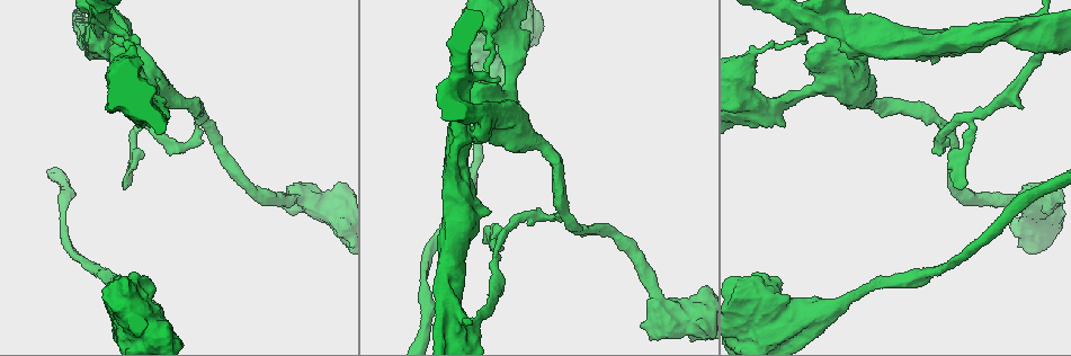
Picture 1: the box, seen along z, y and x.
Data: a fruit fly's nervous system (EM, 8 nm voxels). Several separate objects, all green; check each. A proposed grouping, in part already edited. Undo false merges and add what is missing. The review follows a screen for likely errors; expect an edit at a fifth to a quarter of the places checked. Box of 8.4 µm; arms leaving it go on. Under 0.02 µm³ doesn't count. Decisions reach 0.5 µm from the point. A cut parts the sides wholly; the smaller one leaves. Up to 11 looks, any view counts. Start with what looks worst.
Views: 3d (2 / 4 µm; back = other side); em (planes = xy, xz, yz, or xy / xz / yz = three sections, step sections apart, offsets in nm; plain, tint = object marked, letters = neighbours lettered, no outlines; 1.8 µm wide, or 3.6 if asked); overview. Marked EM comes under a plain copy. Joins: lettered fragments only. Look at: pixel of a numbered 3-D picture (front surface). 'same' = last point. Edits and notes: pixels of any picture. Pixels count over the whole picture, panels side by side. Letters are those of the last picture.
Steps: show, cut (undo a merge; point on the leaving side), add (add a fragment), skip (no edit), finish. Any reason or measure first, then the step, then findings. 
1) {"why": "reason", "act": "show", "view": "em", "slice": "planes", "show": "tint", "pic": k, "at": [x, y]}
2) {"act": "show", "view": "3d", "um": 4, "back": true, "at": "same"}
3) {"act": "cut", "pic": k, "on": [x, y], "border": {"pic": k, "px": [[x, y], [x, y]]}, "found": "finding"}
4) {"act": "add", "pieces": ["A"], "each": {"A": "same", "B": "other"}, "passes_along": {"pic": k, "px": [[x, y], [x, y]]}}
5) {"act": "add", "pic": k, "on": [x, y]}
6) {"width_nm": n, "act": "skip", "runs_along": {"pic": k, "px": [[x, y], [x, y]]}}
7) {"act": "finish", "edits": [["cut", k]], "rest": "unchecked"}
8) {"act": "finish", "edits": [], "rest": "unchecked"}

{"why": "abrupt turn", "act": "show", "view": "3d", "um": 2, "pic": 1, "at": [827, 85]}

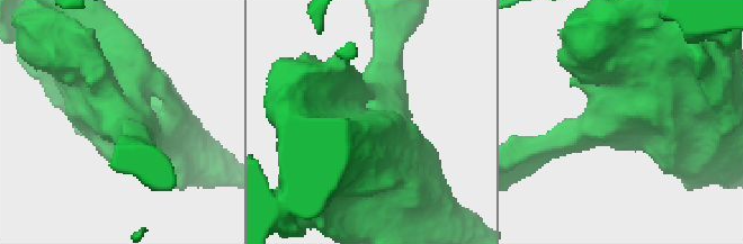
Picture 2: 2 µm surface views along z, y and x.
{"act": "show", "view": "em", "slice": "xz", "step": 4, "show": "tint", "pic": 2, "at": [121, 118]}

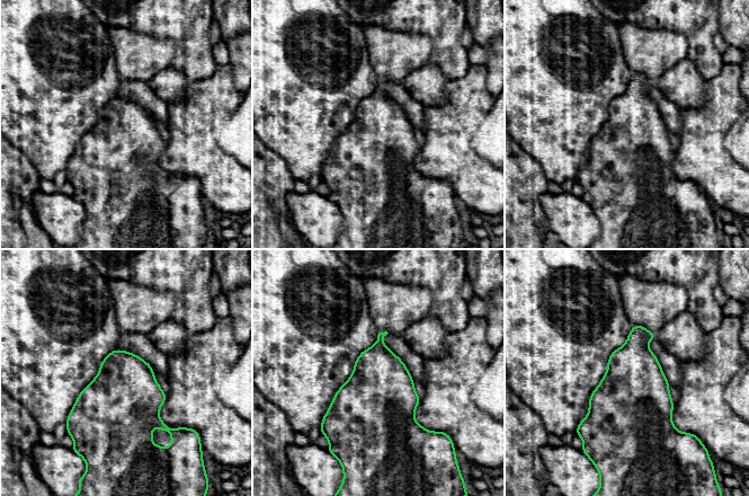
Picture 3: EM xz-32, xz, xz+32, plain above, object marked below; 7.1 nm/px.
{"why": "another direction", "act": "show", "view": "em", "slice": "planes", "show": "letters", "at": "same"}

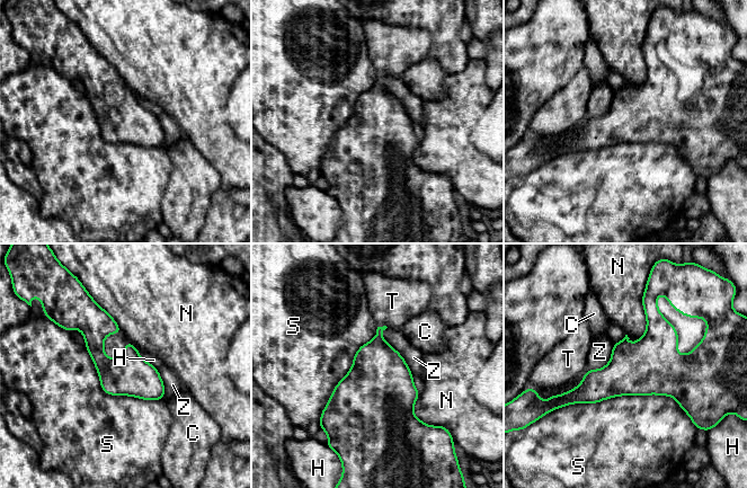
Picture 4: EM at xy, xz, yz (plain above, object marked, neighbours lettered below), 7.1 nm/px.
{"width_nm": 300, "act": "skip", "each": {"C": "other", "H": "other", "N": "other", "S": "other", "T": "other", "Z": "other"}, "found": "one cell here"}

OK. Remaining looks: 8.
{"why": "abrupt turn", "act": "show", "view": "em", "um": 3.6, "slice": "xz", "step": 8, "show": "letters", "pic": 1, "at": [761, 308]}

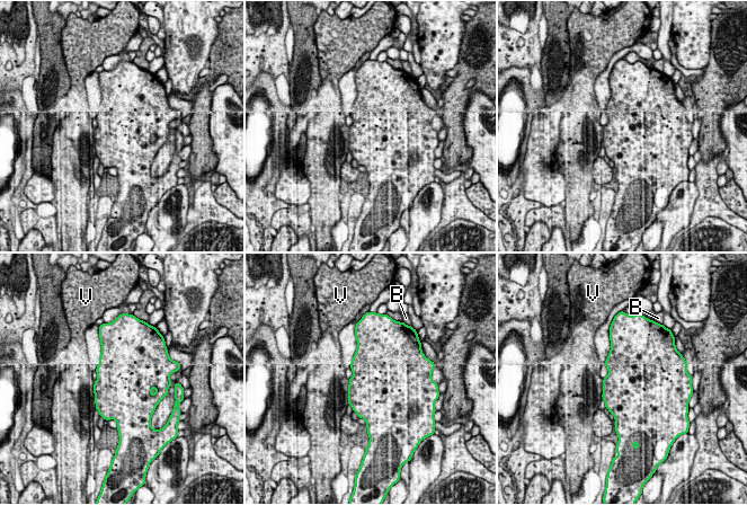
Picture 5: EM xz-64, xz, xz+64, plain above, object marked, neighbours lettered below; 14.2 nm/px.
{"longest_contact_nm": ["V", 400], "act": "skip", "each": {"B": "other", "V": "other"}, "border": {"pic": 5, "px": [[94, 381], [96, 408]]}, "found": "continuous, no second cell"}

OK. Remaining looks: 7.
{"why": "sharp bend", "act": "show", "view": "em", "slice": "yz", "step": 16, "show": "tint", "pic": 1, "at": [465, 108]}

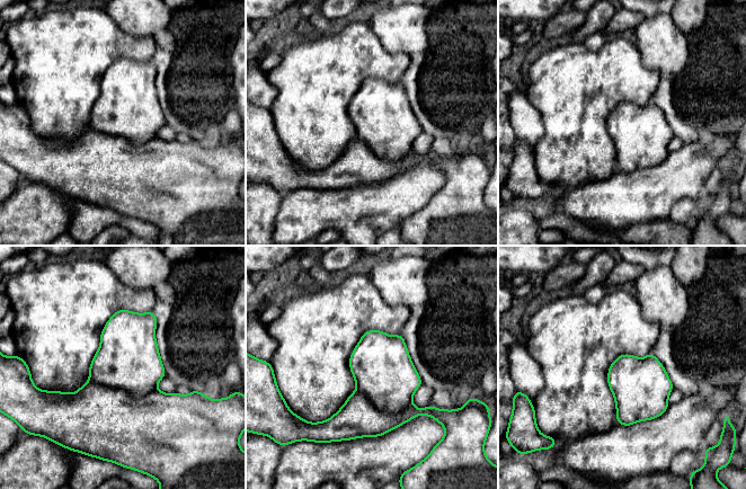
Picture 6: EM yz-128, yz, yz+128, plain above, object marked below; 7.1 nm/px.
{"why": "cut it another way", "act": "show", "view": "em", "slice": "planes", "show": "tint", "at": "same"}

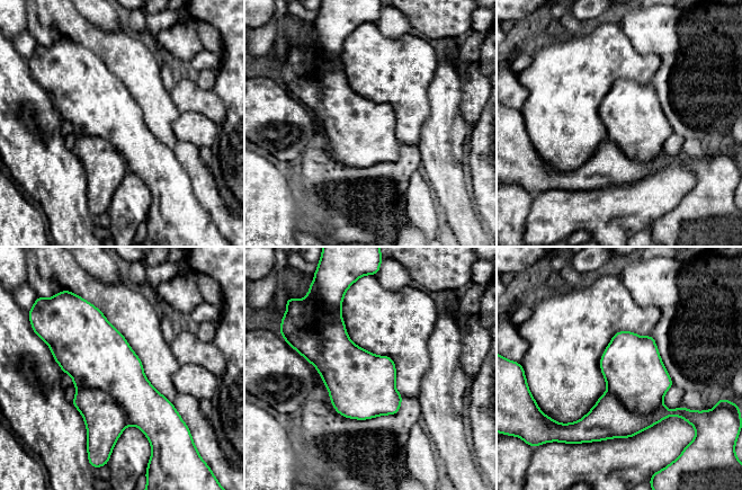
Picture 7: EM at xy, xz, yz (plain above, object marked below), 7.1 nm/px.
{"act": "show", "view": "em", "slice": "planes", "show": "letters", "at": "same"}

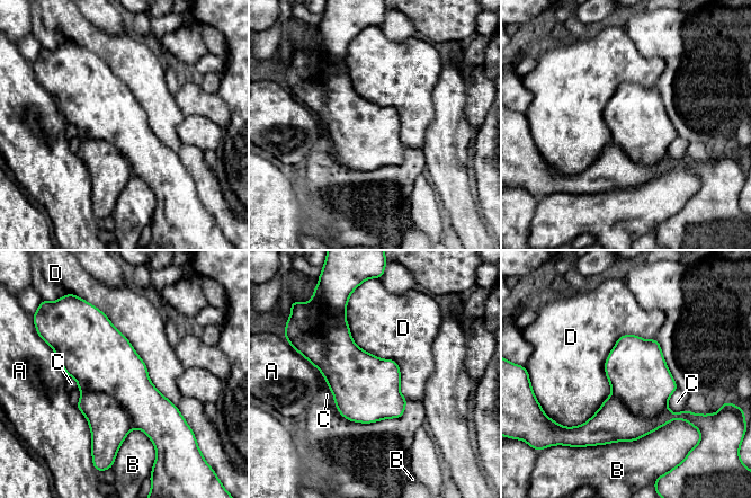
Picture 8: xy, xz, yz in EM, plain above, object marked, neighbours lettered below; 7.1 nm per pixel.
{"width_nm": 440, "act": "cut", "pic": 8, "on": [109, 423], "each": {"A": "other", "B": "other", "C": "other", "D": "other"}, "found": "two cells meet here"}

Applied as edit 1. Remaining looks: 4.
{"act": "finish", "edits": [["cut", 8]], "rest": "unchecked"}

